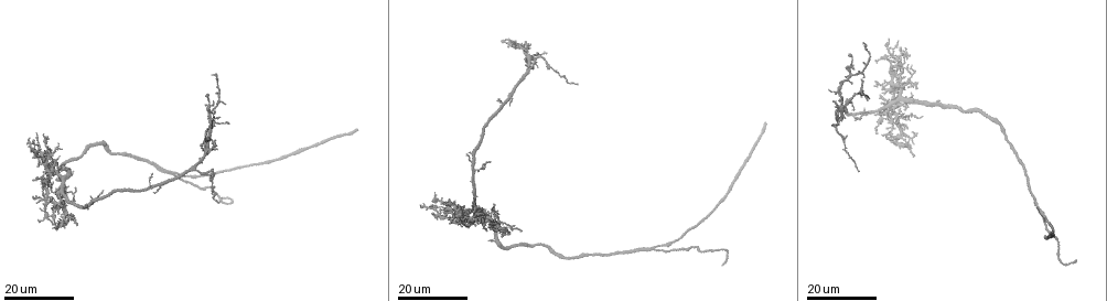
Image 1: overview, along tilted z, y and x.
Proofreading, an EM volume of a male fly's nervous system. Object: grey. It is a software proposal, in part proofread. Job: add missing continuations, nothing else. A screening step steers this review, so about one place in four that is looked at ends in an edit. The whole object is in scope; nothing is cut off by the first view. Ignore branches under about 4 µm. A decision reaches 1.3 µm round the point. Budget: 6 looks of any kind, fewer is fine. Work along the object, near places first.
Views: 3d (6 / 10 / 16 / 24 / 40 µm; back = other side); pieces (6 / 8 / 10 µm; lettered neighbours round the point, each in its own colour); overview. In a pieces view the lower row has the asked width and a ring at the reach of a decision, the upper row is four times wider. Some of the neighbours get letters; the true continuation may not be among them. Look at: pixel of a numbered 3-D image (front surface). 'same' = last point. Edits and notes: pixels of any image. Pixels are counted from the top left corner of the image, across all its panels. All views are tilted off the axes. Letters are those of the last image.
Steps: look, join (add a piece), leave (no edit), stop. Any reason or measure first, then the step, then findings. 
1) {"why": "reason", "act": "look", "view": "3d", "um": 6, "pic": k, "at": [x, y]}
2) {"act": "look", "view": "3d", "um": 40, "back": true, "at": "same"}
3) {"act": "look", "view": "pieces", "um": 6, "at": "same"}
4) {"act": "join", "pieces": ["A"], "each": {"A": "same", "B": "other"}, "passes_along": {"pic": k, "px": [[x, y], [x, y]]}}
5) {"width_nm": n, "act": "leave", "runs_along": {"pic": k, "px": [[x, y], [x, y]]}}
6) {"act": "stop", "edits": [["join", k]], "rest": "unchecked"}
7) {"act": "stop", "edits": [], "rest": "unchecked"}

{"why": "long arm stops here", "act": "look", "view": "3d", "um": 24, "pic": 1, "at": [721, 265]}

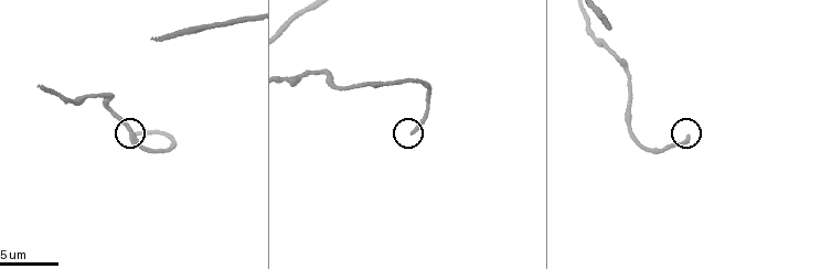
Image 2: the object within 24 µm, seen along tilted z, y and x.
{"act": "look", "view": "pieces", "um": 10, "pic": 2, "at": [689, 136]}

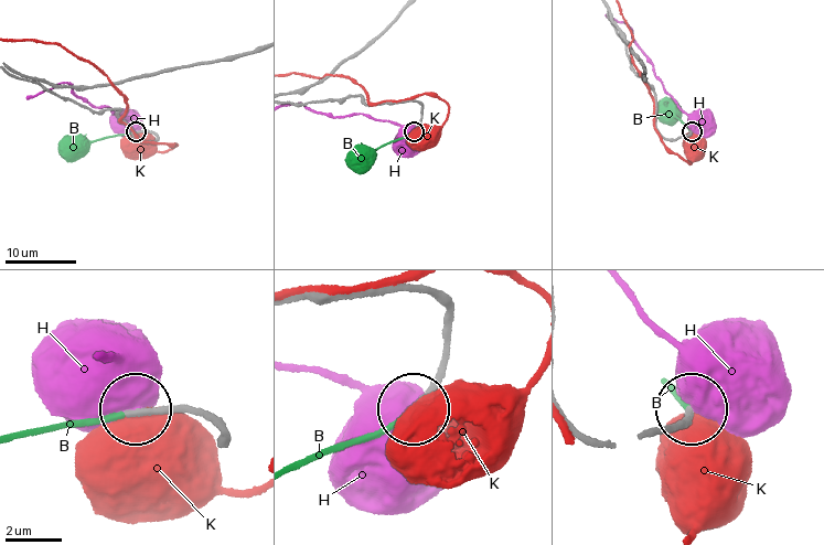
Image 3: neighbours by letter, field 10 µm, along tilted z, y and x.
{"act": "join", "pieces": ["B"], "each": {"B": "same", "H": "other", "K": "other"}, "passes_along": {"pic": 3, "px": [[661, 429], [685, 412], [665, 382]]}, "found": "it goes on there"}

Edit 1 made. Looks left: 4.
{"act": "look", "view": "overview"}

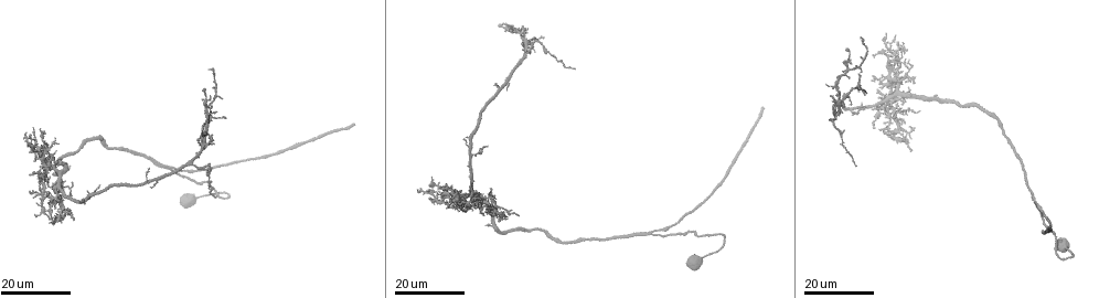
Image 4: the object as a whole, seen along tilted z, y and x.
{"why": "long arm stops here", "act": "look", "view": "3d", "um": 16, "pic": 4, "at": [1041, 230]}

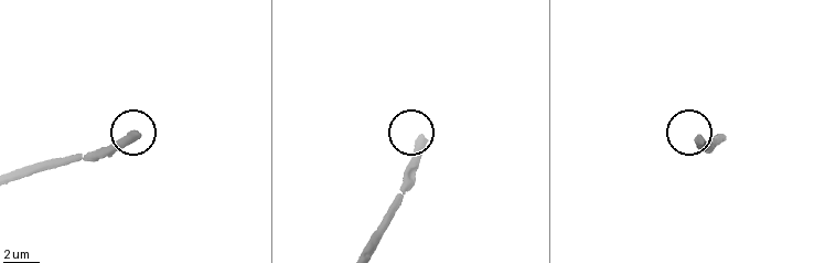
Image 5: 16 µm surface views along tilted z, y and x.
{"act": "look", "view": "pieces", "um": 10, "pic": 5, "at": [700, 141]}

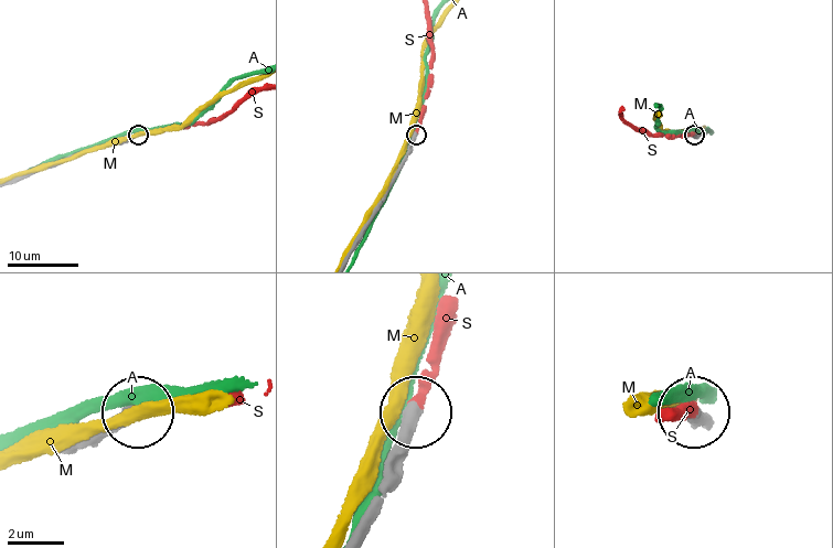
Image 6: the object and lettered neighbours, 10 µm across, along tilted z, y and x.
{"act": "join", "pieces": ["S"], "each": {"A": "other", "M": "other", "S": "same"}, "passes_along": {"pic": 6, "px": [[406, 159], [430, 76], [433, 49], [425, 13]]}, "found": "the neuron continues"}

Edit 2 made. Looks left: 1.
{"act": "stop", "edits": [["join", 3], ["join", 6]], "rest": "unchecked"}

